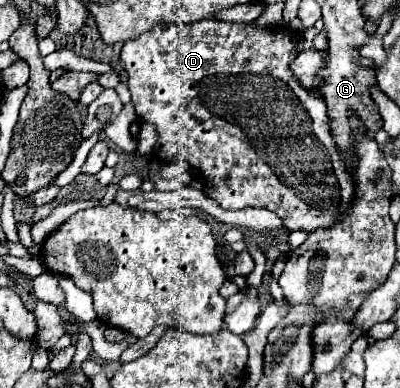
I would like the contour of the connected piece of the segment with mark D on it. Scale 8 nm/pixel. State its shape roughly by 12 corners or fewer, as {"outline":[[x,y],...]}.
{"outline":[[159,22],[121,62],[155,158],[331,228],[353,180],[289,28]]}

